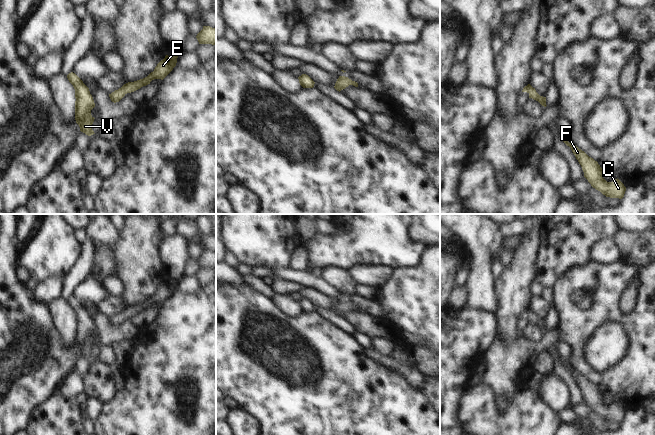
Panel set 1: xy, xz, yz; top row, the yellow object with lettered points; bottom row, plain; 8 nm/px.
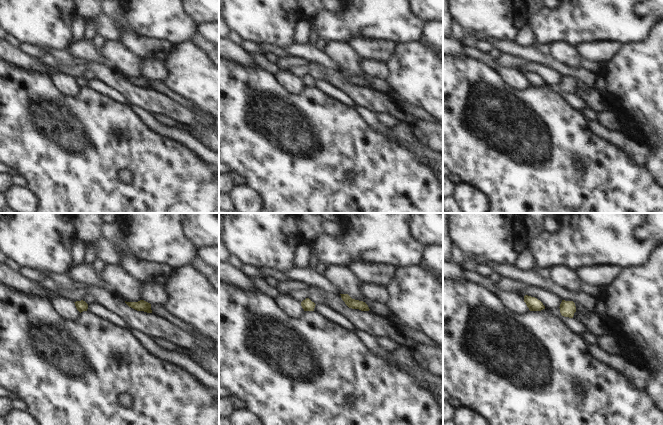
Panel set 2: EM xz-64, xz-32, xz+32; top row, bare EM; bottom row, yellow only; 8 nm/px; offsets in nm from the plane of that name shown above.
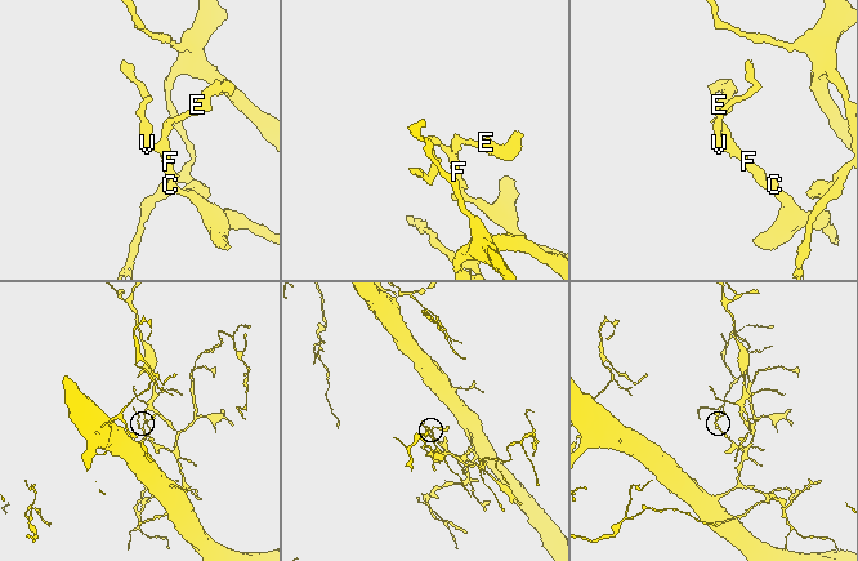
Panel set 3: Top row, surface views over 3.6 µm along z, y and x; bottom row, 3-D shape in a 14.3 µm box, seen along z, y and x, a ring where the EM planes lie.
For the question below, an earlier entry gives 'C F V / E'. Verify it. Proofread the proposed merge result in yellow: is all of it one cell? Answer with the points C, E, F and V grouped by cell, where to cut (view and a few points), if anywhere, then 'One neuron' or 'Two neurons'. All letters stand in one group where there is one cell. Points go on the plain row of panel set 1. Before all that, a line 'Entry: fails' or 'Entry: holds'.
Entry: fails
Groups: C E F V. No split. One neuron

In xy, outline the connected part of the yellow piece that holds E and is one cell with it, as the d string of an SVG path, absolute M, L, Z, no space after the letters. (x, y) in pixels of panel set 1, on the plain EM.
M166 279L165 282L157 288L154 295L151 296L147 301L134 306L128 306L118 314L115 314L109 318L111 325L114 327L119 326L127 317L134 316L141 311L150 308L150 306L154 303L163 304L176 290L177 282L178 280L173 280L171 282Z

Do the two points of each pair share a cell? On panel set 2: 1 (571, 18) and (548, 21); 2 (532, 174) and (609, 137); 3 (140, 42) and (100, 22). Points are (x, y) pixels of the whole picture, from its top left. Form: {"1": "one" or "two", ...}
{"1": "one", "2": "two", "3": "two"}

